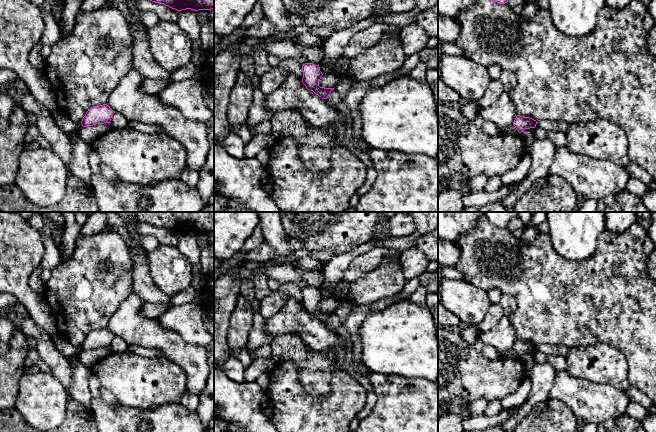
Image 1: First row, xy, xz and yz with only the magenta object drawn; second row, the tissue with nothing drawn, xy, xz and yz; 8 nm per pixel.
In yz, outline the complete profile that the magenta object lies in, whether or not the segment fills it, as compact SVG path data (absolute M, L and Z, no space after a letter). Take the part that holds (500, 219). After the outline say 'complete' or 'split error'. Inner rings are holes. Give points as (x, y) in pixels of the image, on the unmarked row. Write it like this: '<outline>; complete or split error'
M483 212L492 225L505 228L519 212Z; complete

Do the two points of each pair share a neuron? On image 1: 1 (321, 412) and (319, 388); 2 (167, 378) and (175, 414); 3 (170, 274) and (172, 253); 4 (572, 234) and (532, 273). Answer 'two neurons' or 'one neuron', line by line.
1: two neurons
2: two neurons
3: one neuron
4: two neurons

